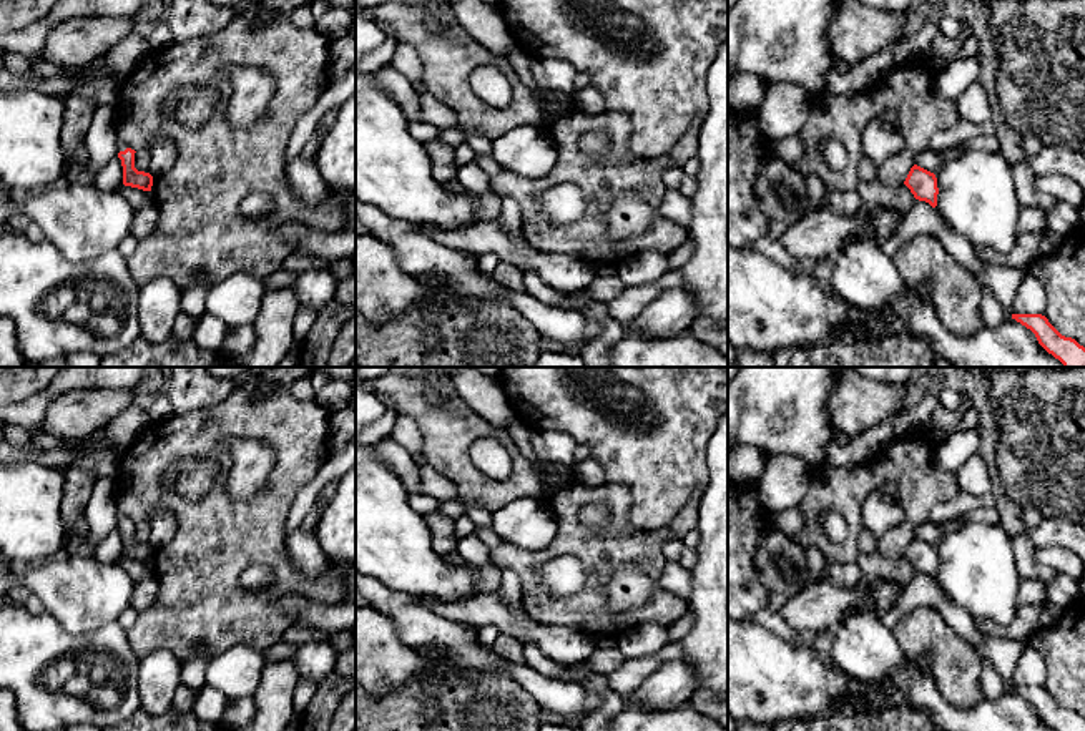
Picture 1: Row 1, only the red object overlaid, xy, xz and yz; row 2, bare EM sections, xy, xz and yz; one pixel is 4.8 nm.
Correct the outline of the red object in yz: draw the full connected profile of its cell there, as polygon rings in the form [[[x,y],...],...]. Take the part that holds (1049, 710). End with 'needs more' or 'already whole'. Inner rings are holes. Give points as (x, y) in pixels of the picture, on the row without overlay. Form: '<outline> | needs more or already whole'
[[[1012,686],[1012,691],[1030,701],[1038,716],[1055,731],[1085,731],[1085,719],[1062,708],[1042,686]]] | already whole

